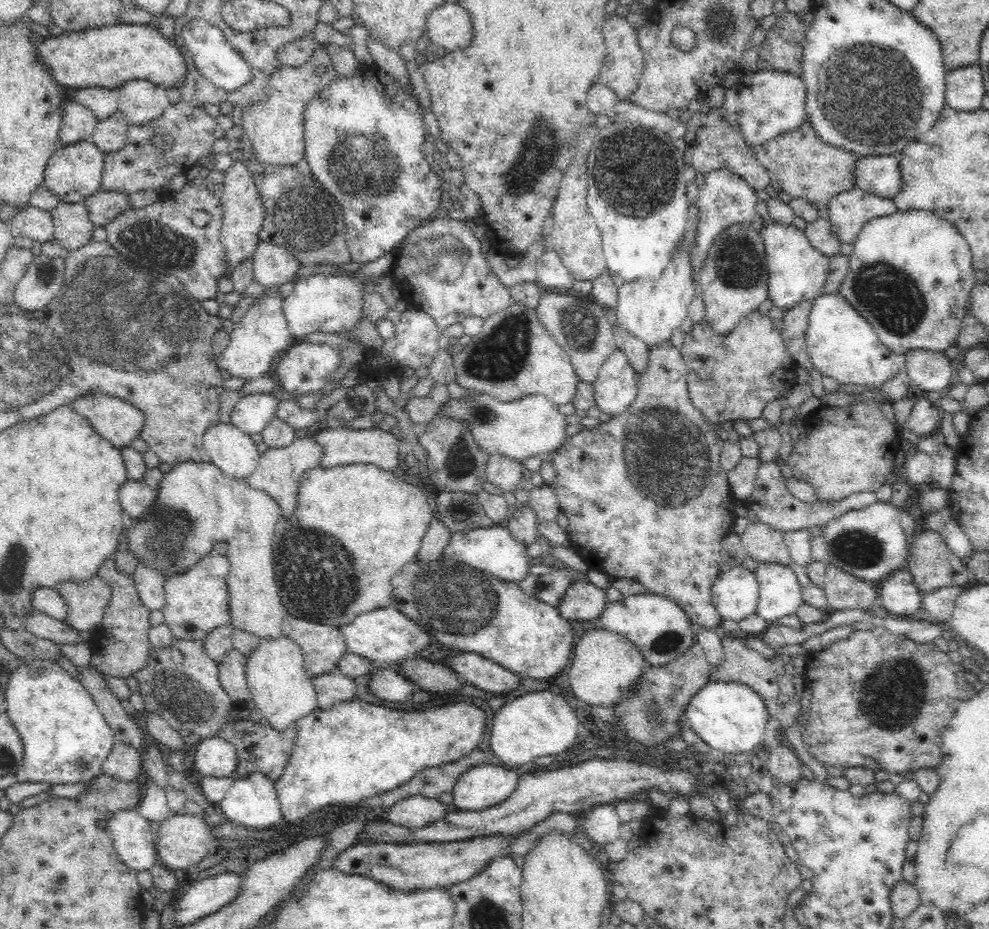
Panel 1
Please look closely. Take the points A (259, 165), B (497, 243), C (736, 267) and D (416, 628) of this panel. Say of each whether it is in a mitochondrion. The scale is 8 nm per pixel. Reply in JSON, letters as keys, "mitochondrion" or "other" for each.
{"A":"other","B":"other","C":"mitochondrion","D":"mitochondrion"}

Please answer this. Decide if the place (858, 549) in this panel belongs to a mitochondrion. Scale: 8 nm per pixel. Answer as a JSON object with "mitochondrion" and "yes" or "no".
{"mitochondrion":"yes"}

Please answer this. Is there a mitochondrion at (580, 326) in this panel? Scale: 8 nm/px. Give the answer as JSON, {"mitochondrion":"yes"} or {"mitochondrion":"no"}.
{"mitochondrion":"yes"}

